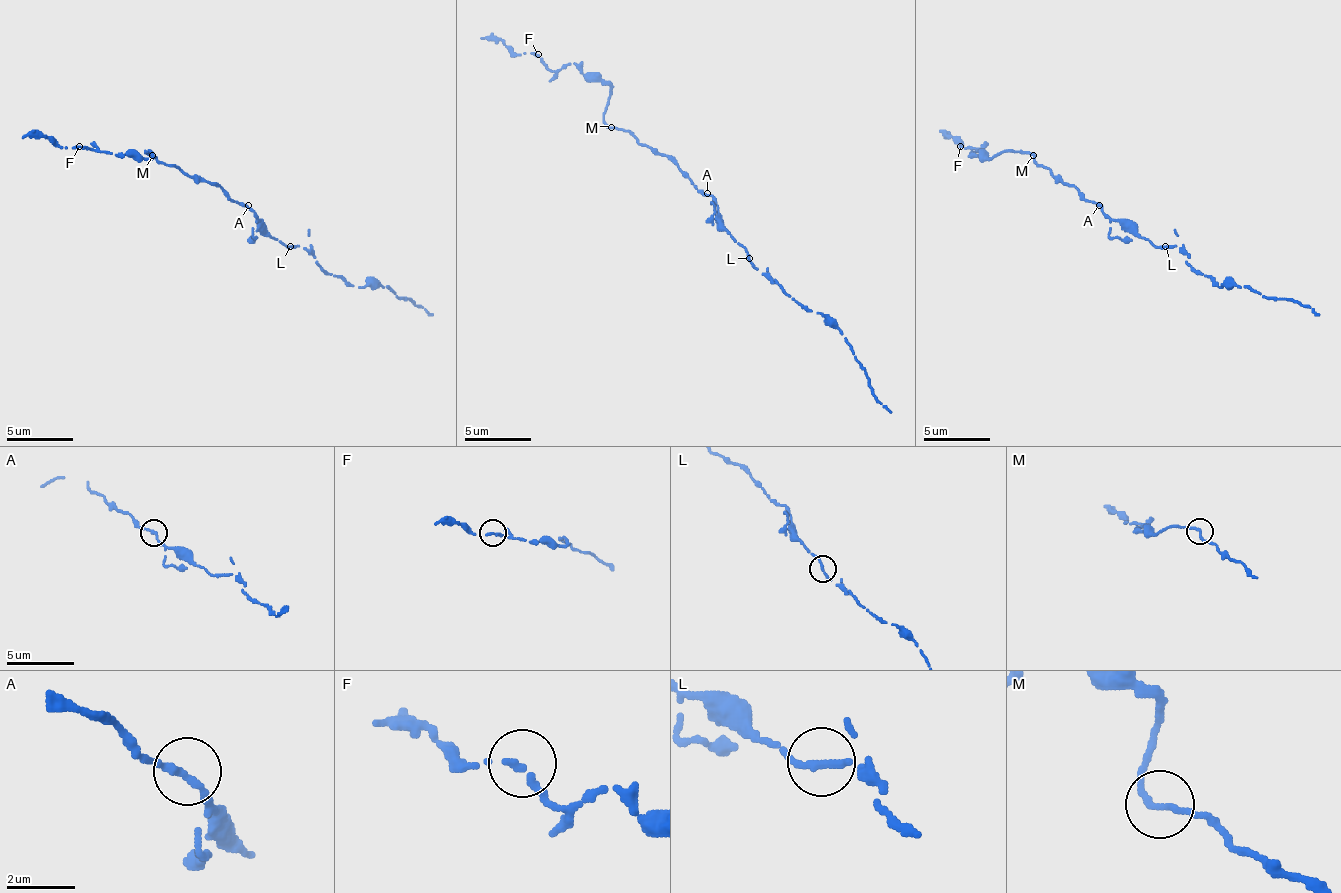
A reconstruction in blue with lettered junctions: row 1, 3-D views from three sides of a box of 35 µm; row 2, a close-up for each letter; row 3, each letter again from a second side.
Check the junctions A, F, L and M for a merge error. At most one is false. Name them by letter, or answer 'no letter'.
no letter

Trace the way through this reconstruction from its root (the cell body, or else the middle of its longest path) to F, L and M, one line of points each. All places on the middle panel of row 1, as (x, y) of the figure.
F: (703, 193), (670, 160), (604, 120), (607, 83), (591, 80), (574, 64), (551, 70), (538, 54)
L: (703, 193), (713, 199), (723, 226), (746, 249), (750, 259)
M: (703, 193), (670, 160), (644, 146), (627, 130), (611, 127)

